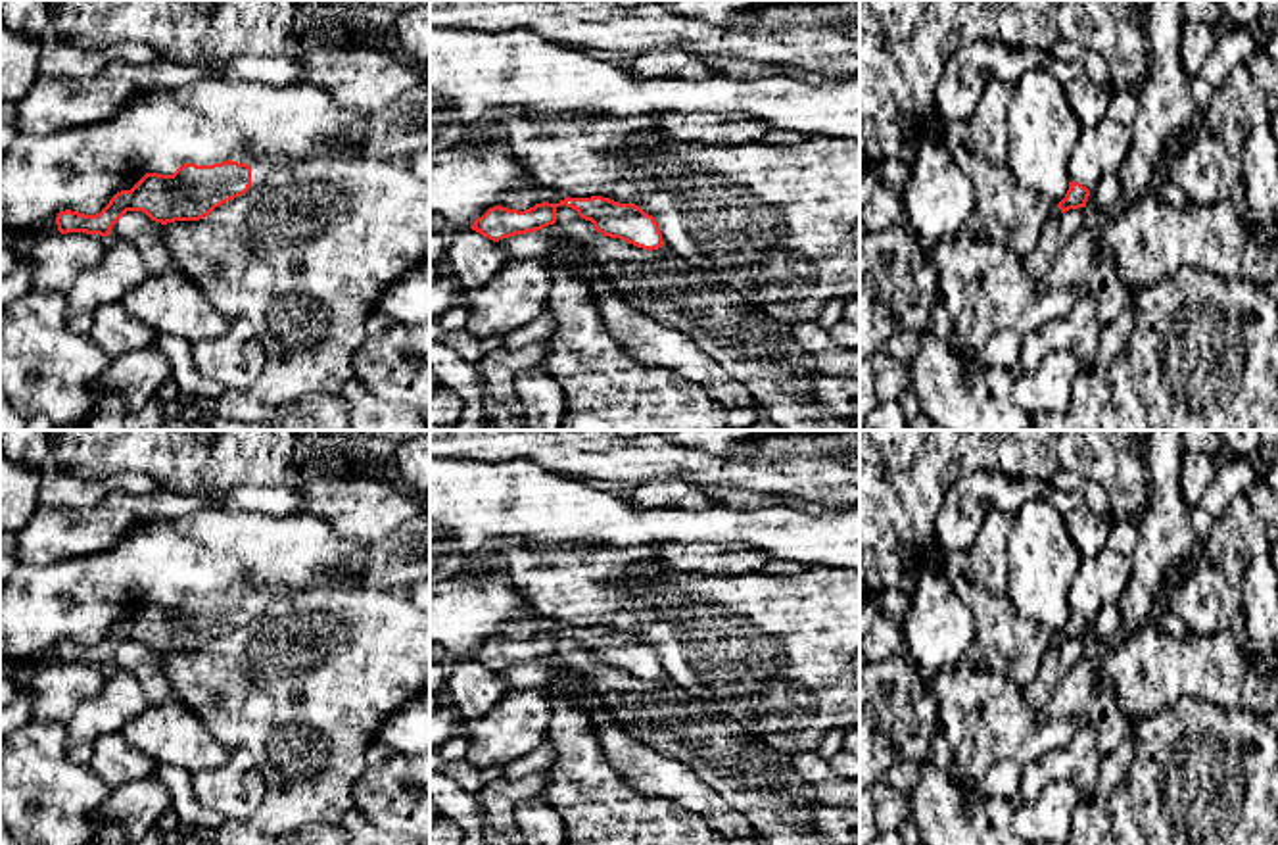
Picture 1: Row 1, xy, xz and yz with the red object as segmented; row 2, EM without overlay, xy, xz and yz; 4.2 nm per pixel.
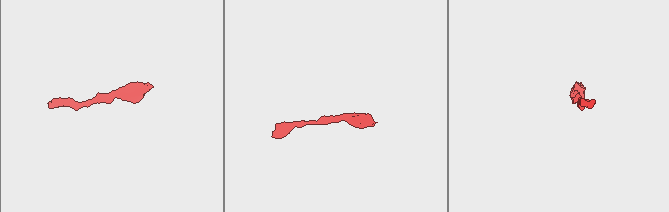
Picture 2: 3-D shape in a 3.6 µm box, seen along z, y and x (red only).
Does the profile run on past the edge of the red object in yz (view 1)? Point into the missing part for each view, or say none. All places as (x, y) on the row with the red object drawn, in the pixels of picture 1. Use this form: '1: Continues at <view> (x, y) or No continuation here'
1: No continuation here

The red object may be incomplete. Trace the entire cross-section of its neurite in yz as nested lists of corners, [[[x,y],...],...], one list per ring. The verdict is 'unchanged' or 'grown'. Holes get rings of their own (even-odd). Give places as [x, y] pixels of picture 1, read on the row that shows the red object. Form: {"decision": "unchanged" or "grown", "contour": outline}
{"decision": "unchanged", "contour": [[[1071,181],[1065,198],[1057,205],[1059,205],[1061,213],[1065,213],[1069,209],[1086,207],[1088,196],[1090,196],[1090,190],[1086,186]]]}

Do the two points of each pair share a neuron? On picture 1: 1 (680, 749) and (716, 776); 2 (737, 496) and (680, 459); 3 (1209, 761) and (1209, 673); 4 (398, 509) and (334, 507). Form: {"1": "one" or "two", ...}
{"1": "one", "2": "two", "3": "two", "4": "one"}

